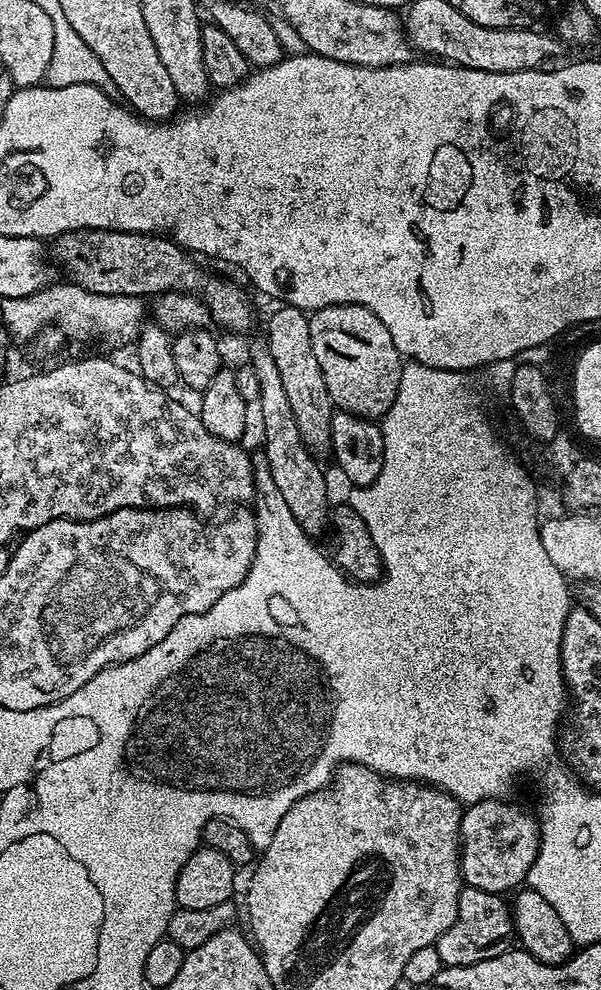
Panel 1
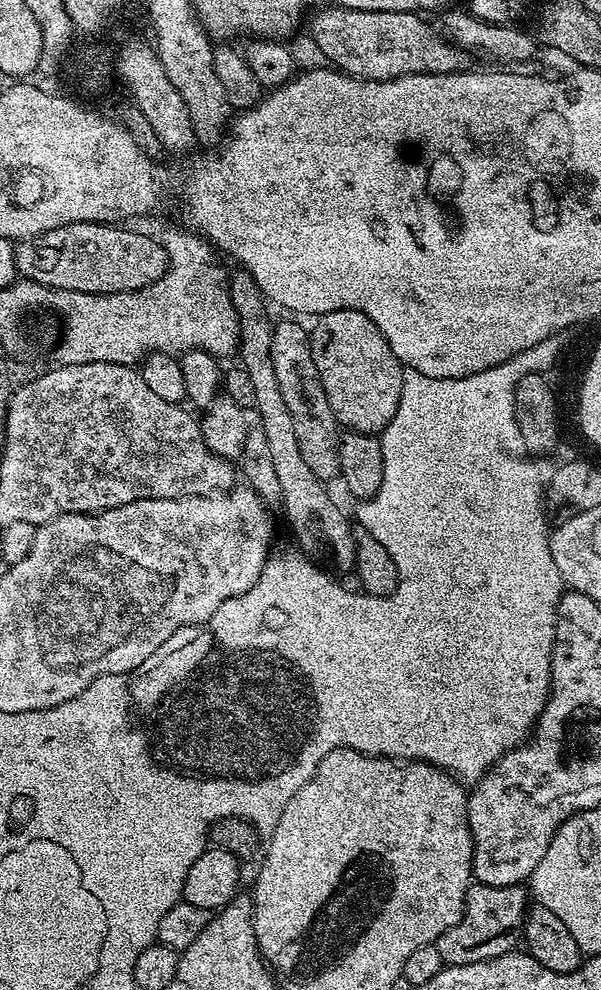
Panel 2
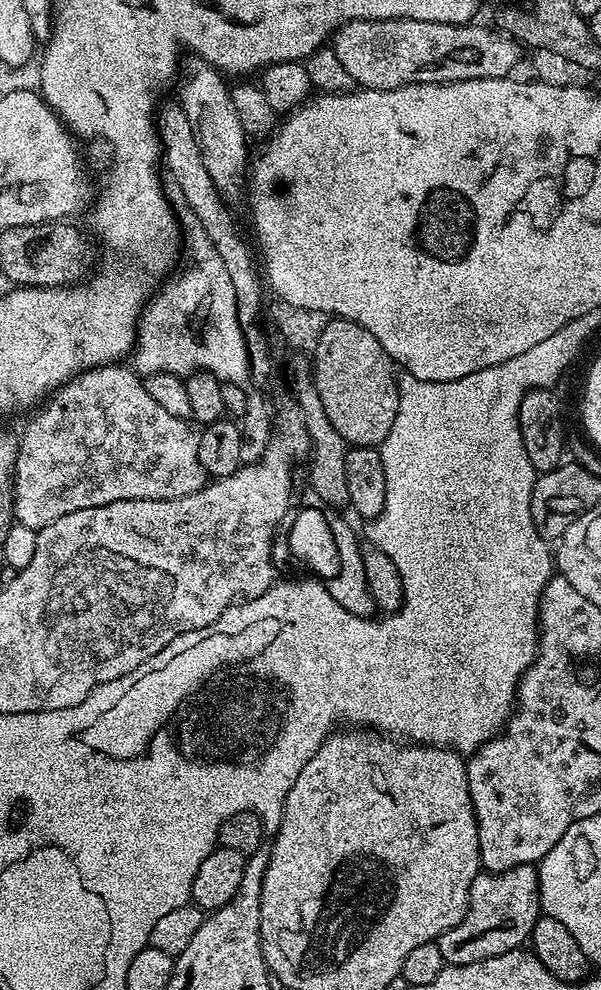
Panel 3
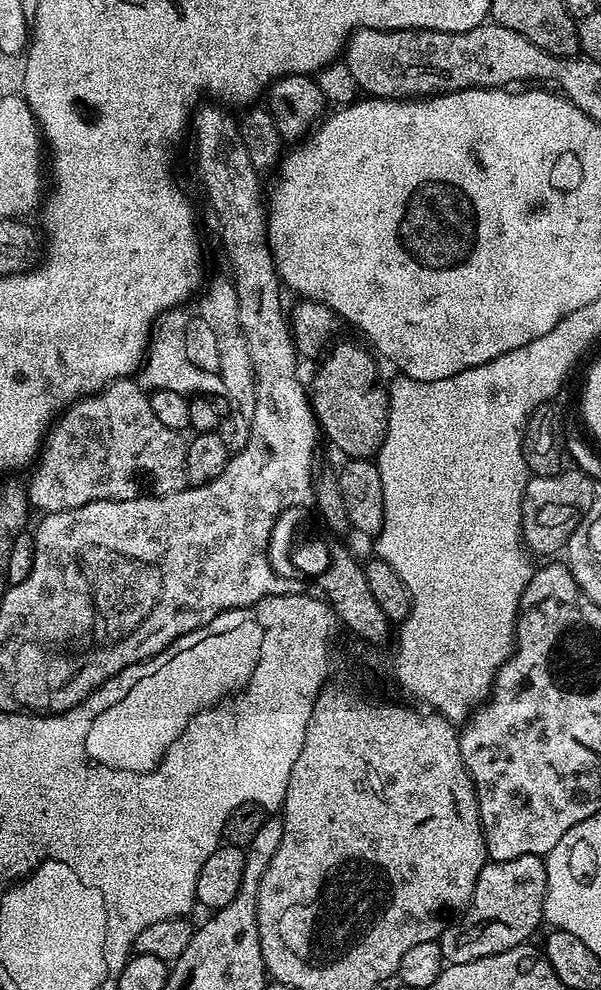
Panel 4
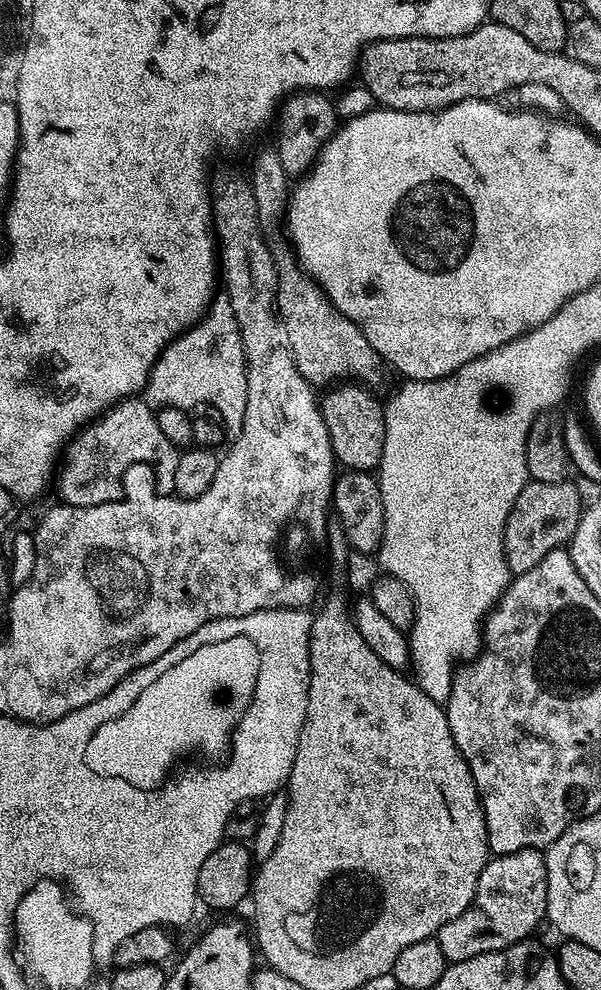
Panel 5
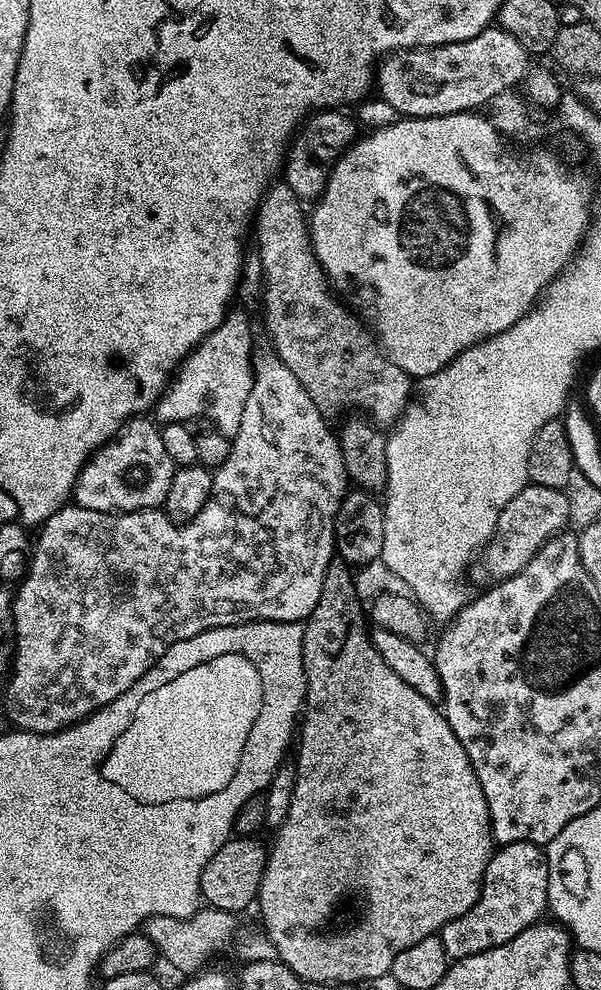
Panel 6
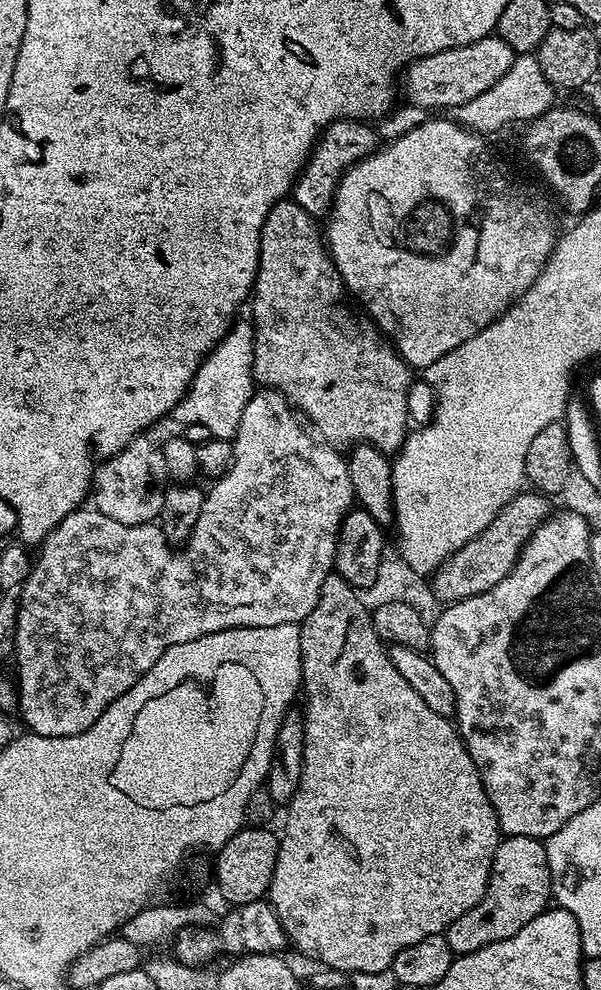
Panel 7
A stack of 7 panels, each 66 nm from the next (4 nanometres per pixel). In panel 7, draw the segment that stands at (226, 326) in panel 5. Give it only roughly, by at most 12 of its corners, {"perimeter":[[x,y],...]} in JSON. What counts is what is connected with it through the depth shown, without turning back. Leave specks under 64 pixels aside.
{"perimeter":[[233,323],[172,407],[235,440],[254,391],[252,326]]}

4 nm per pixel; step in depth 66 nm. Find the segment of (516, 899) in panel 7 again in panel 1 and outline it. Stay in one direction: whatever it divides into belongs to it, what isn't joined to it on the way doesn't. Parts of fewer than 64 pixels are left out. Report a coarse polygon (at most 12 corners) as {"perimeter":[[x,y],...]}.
{"perimeter":[[464,886],[435,946],[465,968],[509,951],[509,901]]}

